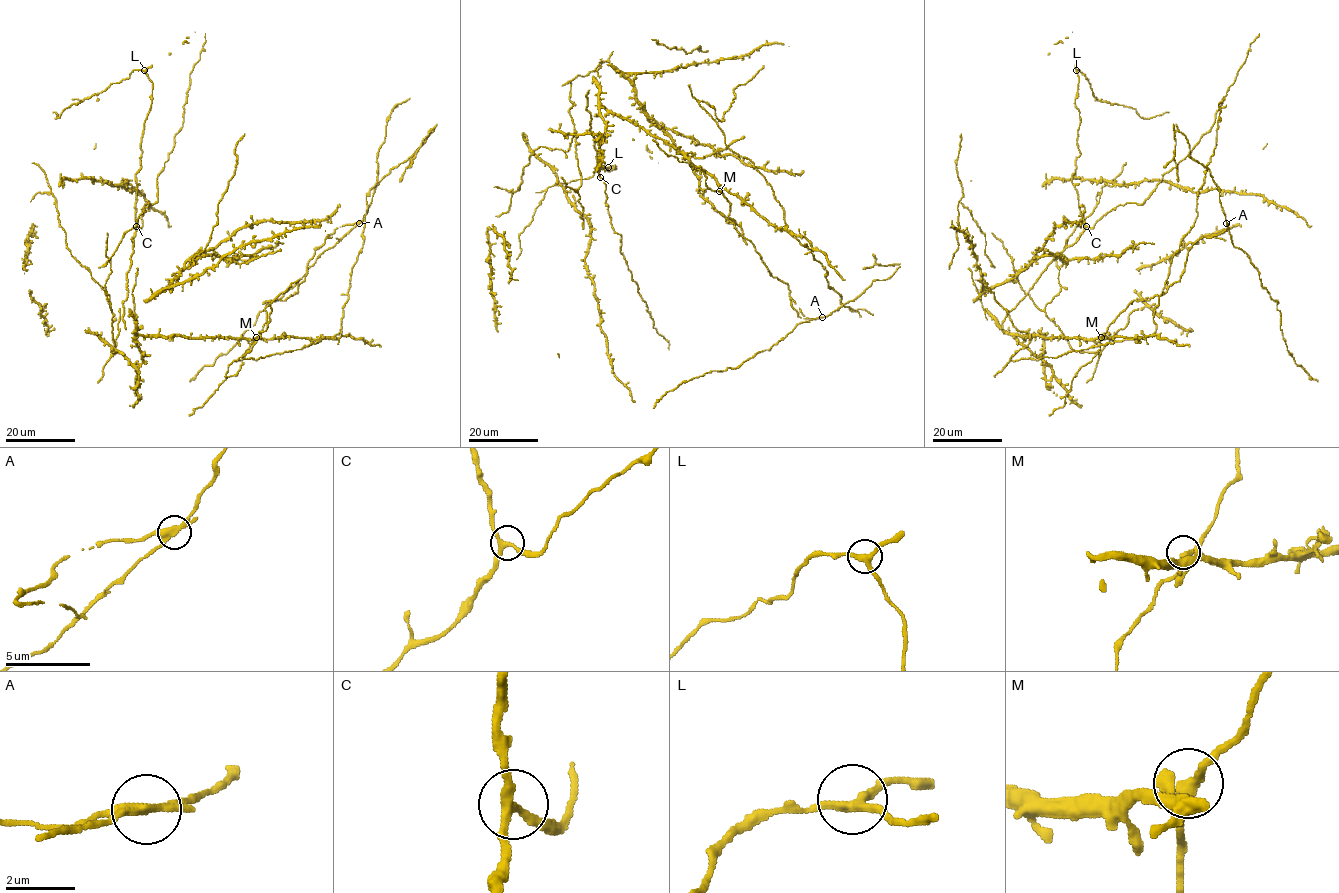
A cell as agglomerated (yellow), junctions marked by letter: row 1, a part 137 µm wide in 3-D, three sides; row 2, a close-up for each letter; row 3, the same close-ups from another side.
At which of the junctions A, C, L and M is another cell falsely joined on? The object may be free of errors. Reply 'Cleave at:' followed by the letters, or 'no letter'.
Cleave at: A

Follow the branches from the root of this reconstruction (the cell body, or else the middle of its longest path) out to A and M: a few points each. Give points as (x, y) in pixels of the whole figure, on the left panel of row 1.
A: (192, 338), (258, 339), (270, 300), (284, 300), (297, 292), (308, 261), (328, 235), (343, 225), (359, 223)
M: (192, 338), (256, 337)

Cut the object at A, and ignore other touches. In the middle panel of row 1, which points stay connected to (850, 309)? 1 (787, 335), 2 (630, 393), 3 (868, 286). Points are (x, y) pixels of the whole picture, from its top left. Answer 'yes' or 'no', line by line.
1: no
2: yes
3: no

